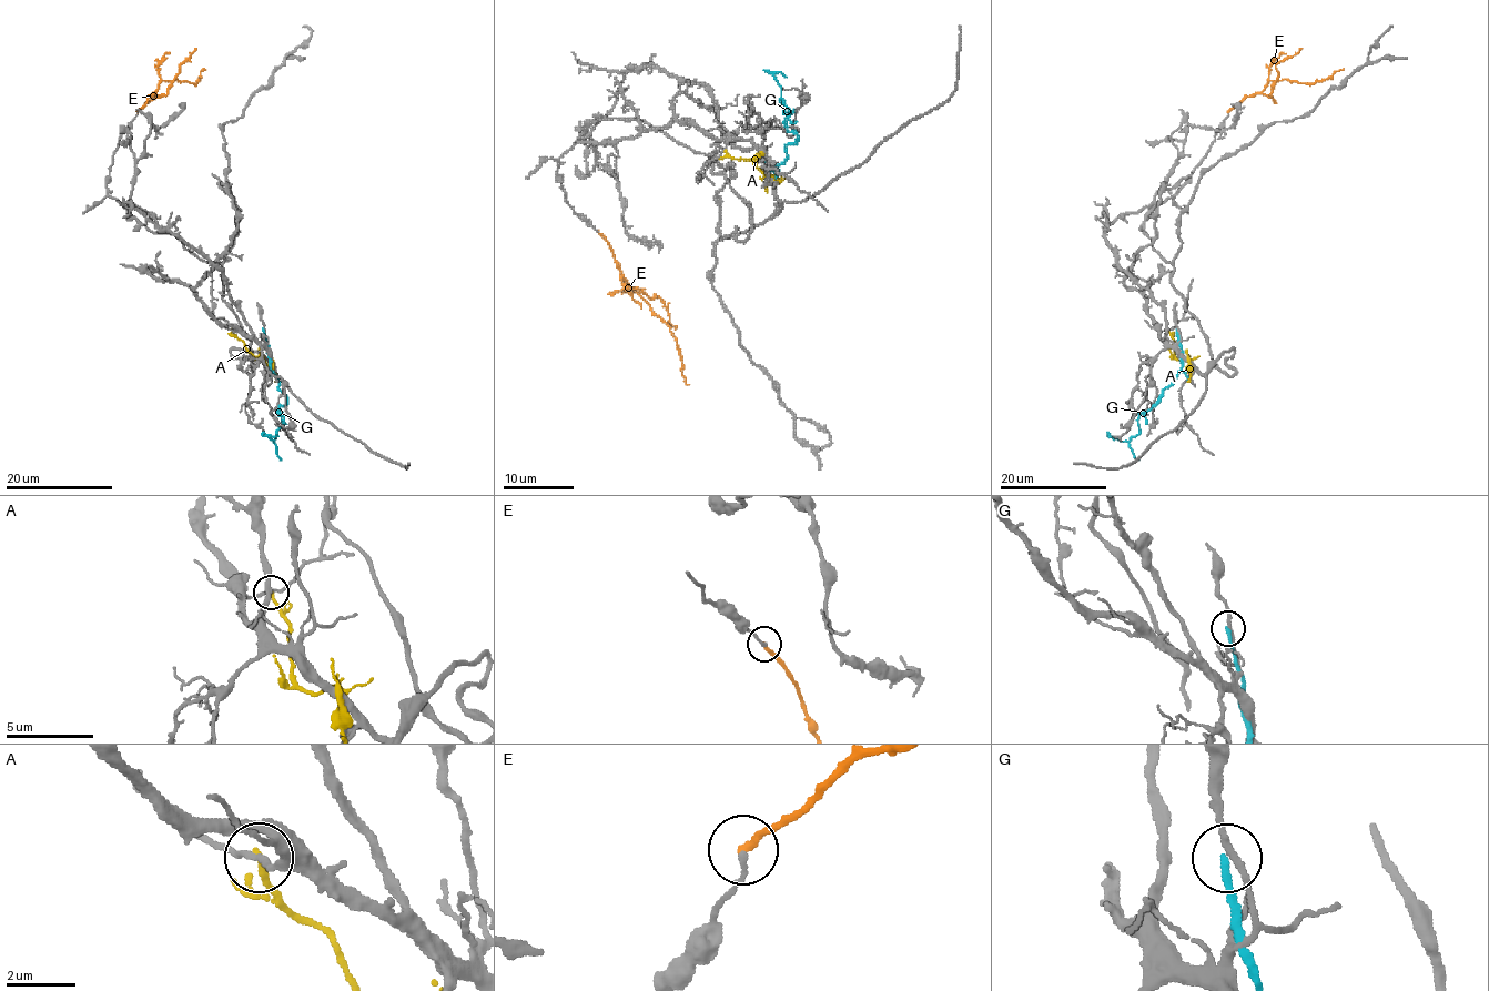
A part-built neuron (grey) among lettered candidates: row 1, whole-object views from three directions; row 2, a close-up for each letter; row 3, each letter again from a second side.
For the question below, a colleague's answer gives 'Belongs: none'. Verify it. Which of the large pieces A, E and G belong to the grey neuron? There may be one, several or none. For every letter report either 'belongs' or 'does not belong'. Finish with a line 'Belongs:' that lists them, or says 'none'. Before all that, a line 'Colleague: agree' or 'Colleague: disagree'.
Colleague: agree
A: does not belong
E: does not belong
G: does not belong
Belongs: none

